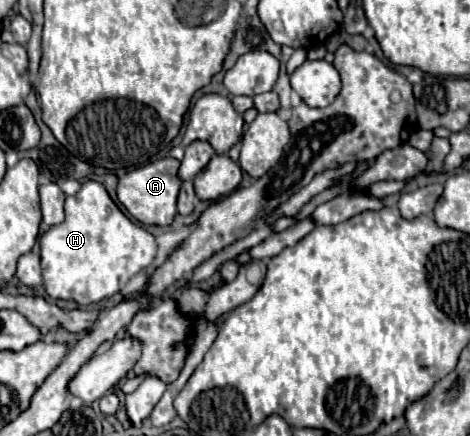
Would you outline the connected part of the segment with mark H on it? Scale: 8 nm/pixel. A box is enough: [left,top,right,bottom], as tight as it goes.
[40,180,156,304]

